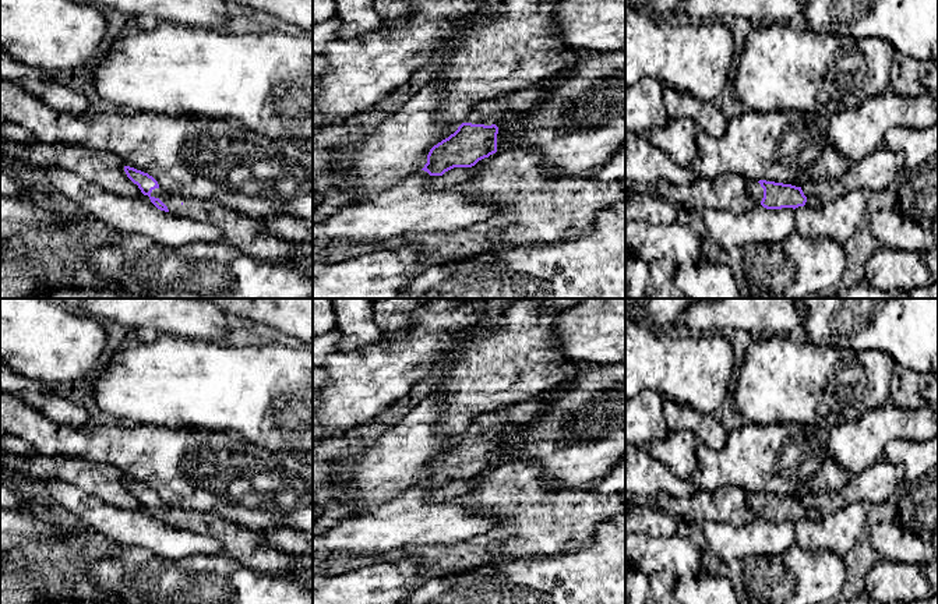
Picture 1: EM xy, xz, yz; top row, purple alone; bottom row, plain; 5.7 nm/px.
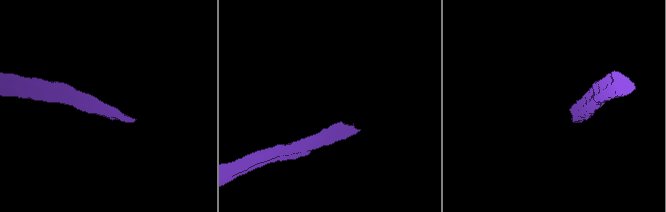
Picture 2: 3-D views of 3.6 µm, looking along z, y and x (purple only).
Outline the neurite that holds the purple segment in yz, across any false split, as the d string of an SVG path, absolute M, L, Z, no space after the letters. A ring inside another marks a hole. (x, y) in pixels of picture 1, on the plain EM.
M748 494L748 506L766 522L798 520L804 519L807 509L801 499L775 494Z

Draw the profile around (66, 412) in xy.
M1 360L0 391L24 400L56 423L74 427L91 423L89 412L82 405L61 398L43 382L15 374Z

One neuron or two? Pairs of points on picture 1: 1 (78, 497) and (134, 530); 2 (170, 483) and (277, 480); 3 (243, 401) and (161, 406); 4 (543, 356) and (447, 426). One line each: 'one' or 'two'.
1: one
2: one
3: one
4: one

